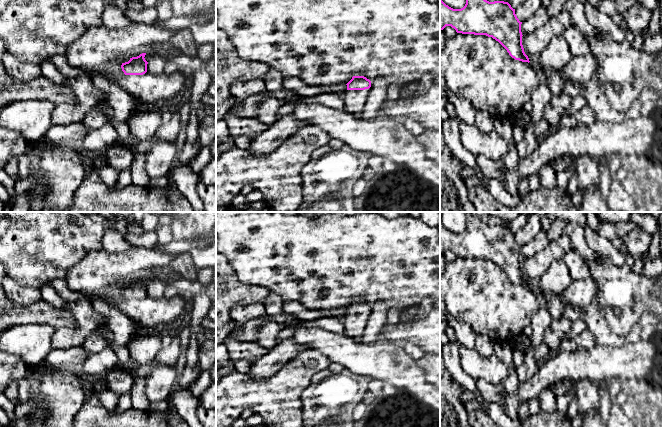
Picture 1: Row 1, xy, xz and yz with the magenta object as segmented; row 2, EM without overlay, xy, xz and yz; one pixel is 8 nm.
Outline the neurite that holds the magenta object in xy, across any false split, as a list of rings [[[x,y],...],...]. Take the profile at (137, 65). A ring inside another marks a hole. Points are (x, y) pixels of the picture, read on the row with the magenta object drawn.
[[[146,53],[132,57],[128,62],[122,63],[121,68],[125,75],[143,75],[147,72],[148,62],[145,60]]]

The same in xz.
[[[353,76],[346,85],[347,90],[342,94],[345,102],[343,110],[360,118],[369,95],[371,81],[364,76]]]

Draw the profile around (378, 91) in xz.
[[[375,78],[371,82],[369,95],[360,118],[363,120],[372,120],[381,114],[383,99],[387,96],[388,85],[384,78]]]

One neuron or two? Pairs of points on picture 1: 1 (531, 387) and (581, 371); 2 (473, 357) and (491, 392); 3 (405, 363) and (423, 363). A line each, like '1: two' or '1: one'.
1: one
2: two
3: two

